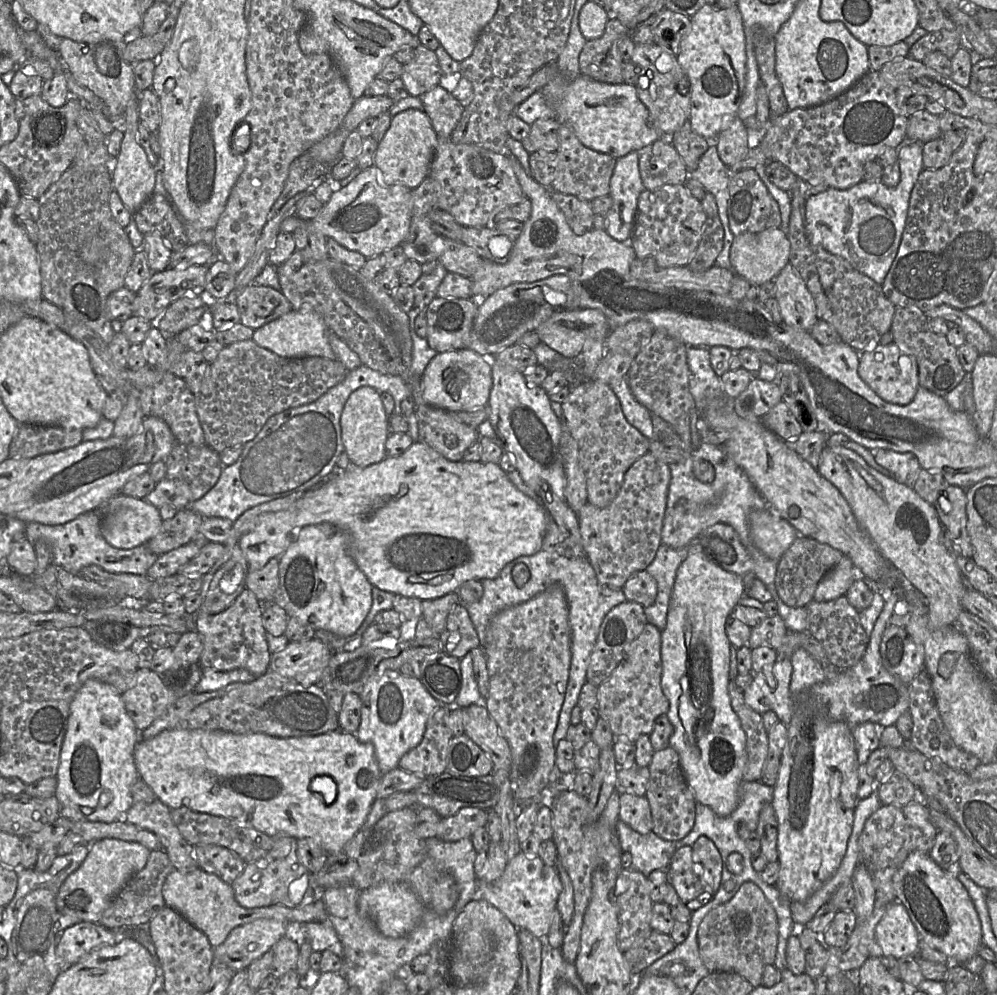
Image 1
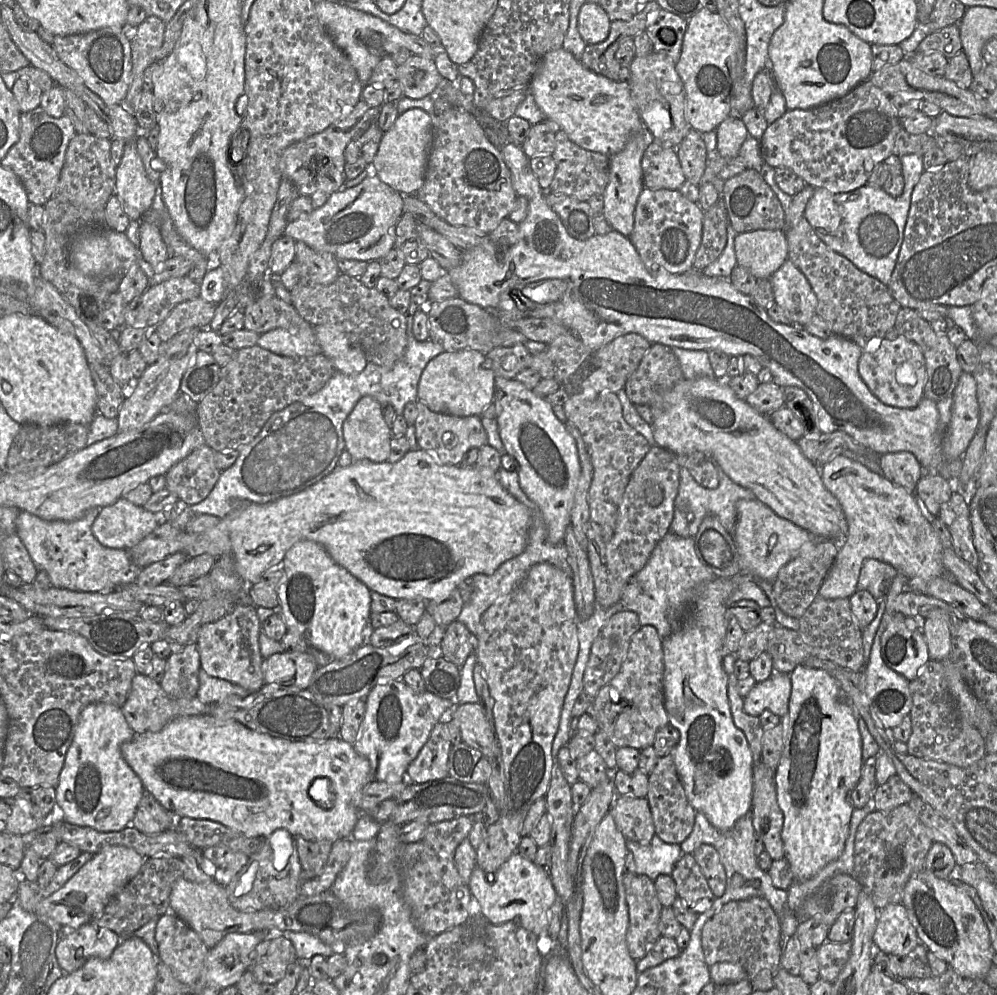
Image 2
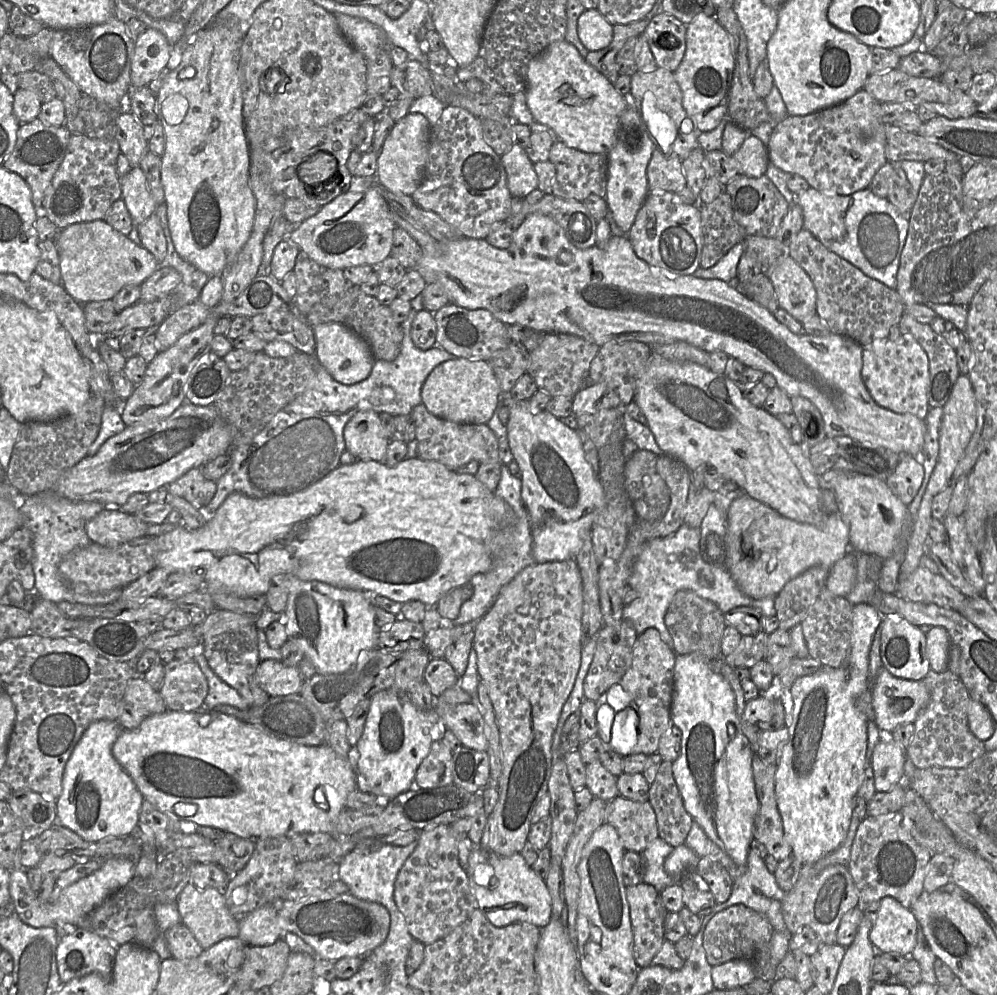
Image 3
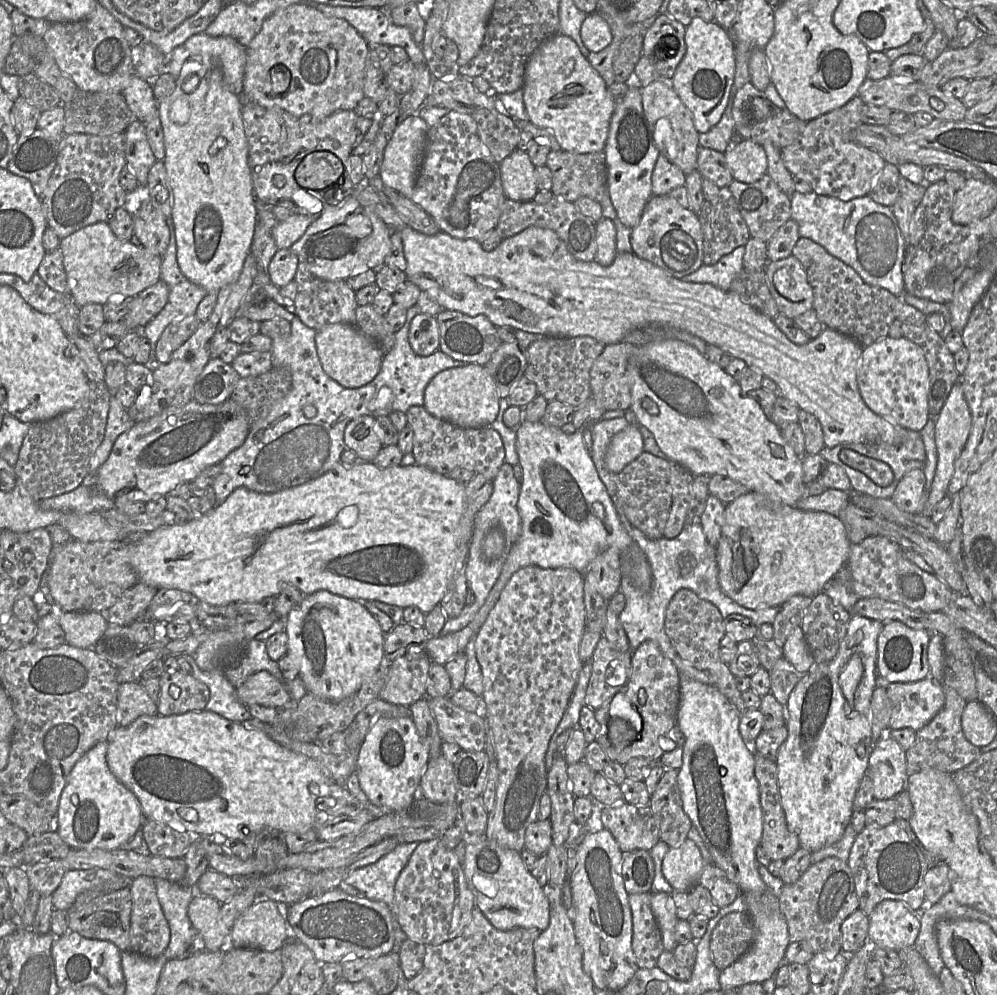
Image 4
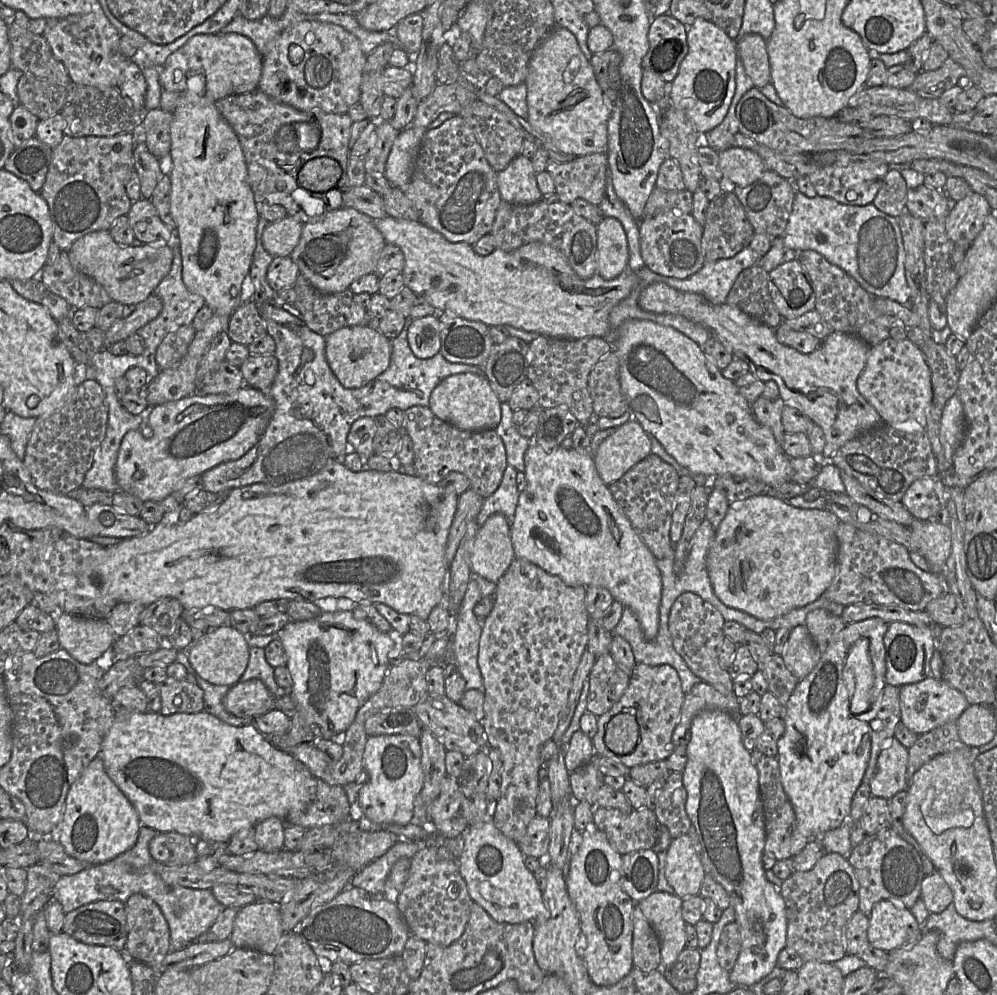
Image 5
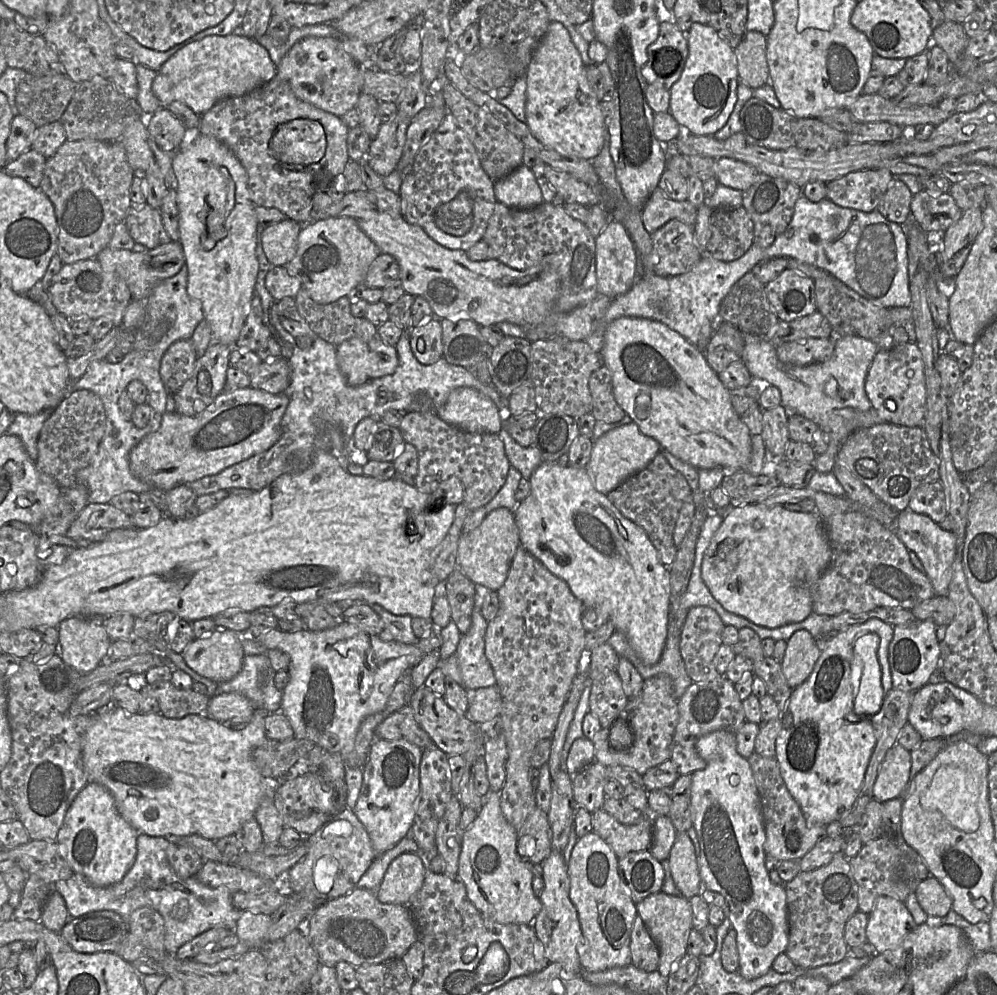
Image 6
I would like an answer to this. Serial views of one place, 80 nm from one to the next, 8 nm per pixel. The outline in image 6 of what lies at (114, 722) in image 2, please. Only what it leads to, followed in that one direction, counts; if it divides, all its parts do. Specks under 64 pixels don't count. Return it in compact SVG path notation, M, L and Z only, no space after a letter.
M88 782L68 809L58 832L57 842L75 873L84 875L95 886L106 887L120 882L134 865L139 834L118 812L111 792L99 783Z

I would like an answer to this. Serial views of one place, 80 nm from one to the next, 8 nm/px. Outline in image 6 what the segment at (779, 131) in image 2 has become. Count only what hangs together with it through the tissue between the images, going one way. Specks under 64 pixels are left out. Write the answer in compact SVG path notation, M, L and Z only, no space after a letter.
M885 168L854 171L826 183L826 198L844 208L872 212L877 209L894 177Z

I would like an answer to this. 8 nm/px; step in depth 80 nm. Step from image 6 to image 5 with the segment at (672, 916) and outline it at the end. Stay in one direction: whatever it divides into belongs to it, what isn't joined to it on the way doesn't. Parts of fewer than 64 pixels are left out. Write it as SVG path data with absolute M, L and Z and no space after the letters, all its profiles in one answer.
M655 890L636 903L657 933L661 944L661 970L670 971L686 947L686 922L682 917L682 898Z

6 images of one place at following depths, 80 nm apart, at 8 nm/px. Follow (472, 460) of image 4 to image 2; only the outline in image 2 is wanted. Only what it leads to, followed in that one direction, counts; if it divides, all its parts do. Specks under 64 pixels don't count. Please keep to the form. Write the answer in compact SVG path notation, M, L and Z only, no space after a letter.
M422 401L416 402L417 418L415 421L418 447L432 453L436 459L447 465L459 465L465 453L472 448L488 444L487 433L480 416L459 417L437 413L430 410Z

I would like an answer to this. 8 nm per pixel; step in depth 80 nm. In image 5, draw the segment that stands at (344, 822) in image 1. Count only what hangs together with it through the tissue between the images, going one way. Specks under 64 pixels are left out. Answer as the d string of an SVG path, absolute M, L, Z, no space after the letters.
M202 711L198 713L177 713L162 715L156 712L135 713L127 717L117 717L106 734L100 752L105 770L109 777L127 796L133 804L143 825L155 829L158 832L177 832L190 837L228 842L239 831L255 826L258 822L275 816L289 824L291 819L298 819L314 799L318 778L314 777L309 769L292 755L276 748L262 734L254 723L246 726L232 726L217 717Z

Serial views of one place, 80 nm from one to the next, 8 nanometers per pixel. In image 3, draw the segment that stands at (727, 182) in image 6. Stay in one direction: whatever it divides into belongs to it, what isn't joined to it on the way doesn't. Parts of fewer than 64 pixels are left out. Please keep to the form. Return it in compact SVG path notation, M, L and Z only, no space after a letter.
M748 134L732 157L737 163L738 174L748 177L764 175L769 162L766 146L751 134Z

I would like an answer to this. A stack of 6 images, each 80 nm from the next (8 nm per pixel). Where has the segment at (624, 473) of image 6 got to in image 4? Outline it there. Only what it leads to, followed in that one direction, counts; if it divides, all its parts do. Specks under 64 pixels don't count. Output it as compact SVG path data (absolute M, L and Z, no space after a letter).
M629 424L612 437L604 458L605 467L611 473L619 474L643 451L643 437L637 424Z

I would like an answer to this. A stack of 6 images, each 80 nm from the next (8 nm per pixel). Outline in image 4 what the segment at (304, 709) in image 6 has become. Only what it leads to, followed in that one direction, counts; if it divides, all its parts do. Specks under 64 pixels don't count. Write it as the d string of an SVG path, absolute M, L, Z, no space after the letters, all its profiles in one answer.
M325 590L305 596L301 604L286 616L287 655L292 659L306 691L332 702L355 693L363 681L379 667L384 656L384 635L379 623L363 603Z

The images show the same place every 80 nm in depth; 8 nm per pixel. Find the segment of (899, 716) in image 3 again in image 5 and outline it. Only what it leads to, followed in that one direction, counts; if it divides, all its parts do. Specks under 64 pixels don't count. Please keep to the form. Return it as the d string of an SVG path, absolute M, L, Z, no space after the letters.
M929 676L926 679L899 688L901 724L917 735L924 734L946 723L957 721L970 705L965 696L943 679Z

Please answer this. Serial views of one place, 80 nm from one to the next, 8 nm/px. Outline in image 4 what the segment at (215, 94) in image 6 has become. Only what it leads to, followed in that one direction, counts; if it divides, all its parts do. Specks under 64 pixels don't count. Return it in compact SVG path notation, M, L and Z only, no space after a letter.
M199 33L194 34L184 43L176 47L171 52L171 57L166 56L166 65L163 73L170 73L175 79L176 86L176 80L185 62L197 61L201 65L206 65L207 62L217 62L222 69L224 82L228 89L237 95L241 95L243 91L246 59L246 47L238 43L235 39L230 37L212 37L205 33Z

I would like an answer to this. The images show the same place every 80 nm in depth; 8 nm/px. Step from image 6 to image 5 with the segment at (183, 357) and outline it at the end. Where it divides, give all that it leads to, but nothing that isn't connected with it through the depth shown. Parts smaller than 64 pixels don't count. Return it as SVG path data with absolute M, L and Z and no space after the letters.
M186 324L164 337L156 351L156 362L160 370L172 367L183 358L195 333L194 326Z

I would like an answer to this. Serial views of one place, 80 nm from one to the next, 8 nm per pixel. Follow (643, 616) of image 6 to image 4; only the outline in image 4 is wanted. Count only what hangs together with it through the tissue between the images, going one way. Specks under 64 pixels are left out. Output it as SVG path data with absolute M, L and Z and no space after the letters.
M522 419L516 428L516 436L516 451L523 476L517 502L517 509L521 519L519 538L509 549L496 583L469 624L459 631L432 637L426 641L425 650L432 663L445 665L456 654L464 652L465 646L476 635L486 620L511 576L522 567L537 566L544 569L573 568L584 574L589 564L598 555L607 549L616 549L620 556L621 577L630 578L633 584L641 590L649 590L651 587L652 573L650 564L645 554L622 526L606 487L598 476L590 452L585 447L582 433L575 431L572 434L566 434L561 428L547 426L541 421L529 422Z

